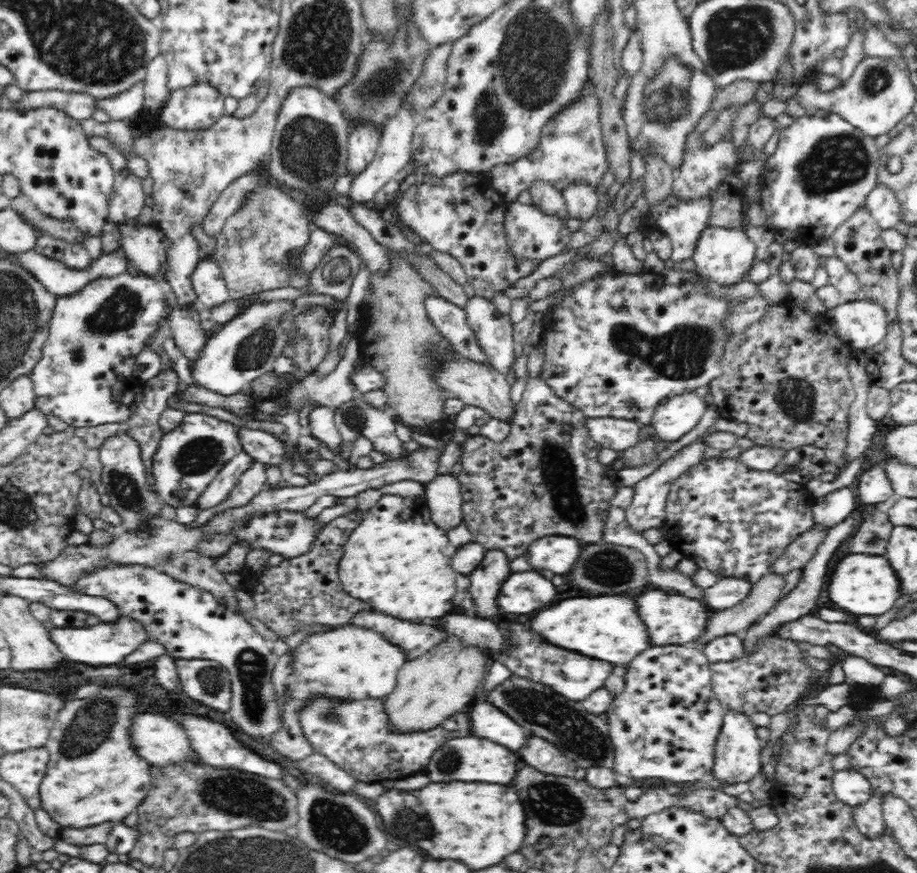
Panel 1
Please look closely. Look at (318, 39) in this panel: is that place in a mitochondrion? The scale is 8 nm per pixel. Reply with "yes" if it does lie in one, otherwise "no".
yes

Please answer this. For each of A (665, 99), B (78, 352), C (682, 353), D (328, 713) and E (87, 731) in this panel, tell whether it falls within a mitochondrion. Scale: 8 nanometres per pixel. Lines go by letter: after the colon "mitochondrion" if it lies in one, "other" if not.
A: mitochondrion
B: mitochondrion
C: mitochondrion
D: mitochondrion
E: mitochondrion

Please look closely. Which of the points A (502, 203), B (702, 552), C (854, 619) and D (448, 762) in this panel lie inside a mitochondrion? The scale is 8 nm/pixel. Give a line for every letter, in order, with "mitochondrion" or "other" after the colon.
A: other
B: other
C: other
D: mitochondrion

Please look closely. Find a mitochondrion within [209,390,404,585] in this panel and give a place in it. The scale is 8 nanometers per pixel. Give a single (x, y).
(353, 417)

